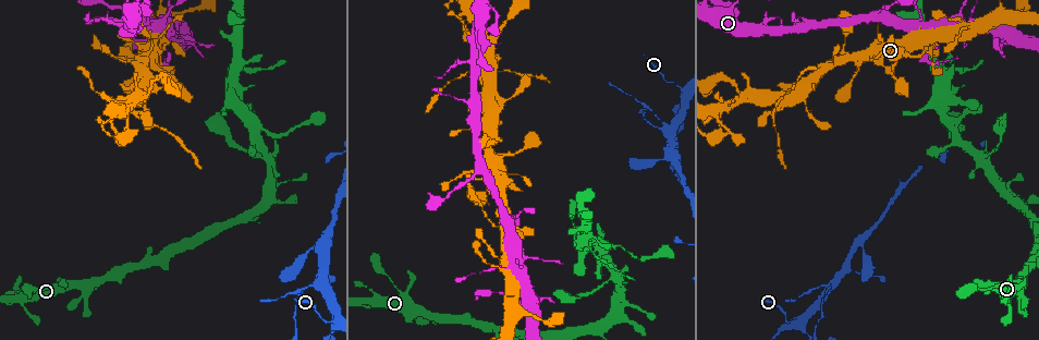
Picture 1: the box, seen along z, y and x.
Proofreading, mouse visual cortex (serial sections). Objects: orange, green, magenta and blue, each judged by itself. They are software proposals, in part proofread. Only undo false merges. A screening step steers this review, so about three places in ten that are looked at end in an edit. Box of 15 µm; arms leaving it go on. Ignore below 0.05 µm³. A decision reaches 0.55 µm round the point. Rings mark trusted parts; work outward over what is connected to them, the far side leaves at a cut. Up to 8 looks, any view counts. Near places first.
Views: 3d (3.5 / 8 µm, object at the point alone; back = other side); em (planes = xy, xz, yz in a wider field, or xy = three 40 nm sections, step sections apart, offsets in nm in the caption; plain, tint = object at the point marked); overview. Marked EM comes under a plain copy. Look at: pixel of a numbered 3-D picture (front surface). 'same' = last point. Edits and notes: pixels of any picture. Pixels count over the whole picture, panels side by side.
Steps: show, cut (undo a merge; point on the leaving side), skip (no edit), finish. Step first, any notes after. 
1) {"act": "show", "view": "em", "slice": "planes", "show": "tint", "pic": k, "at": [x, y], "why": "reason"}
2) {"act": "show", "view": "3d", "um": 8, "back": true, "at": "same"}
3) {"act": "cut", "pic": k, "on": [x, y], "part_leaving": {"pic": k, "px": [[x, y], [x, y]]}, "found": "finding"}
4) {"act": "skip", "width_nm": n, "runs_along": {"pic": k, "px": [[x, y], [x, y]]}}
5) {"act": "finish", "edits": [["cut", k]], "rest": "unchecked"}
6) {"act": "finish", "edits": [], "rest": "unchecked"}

{"act": "show", "view": "3d", "um": 8, "pic": 1, "at": [484, 74], "why": "two arms at a narrow angle"}

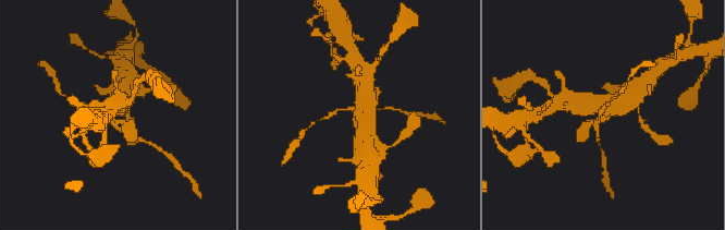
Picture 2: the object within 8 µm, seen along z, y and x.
{"act": "show", "view": "em", "slice": "xy", "step": 2, "show": "tint", "pic": 2, "at": [607, 107]}

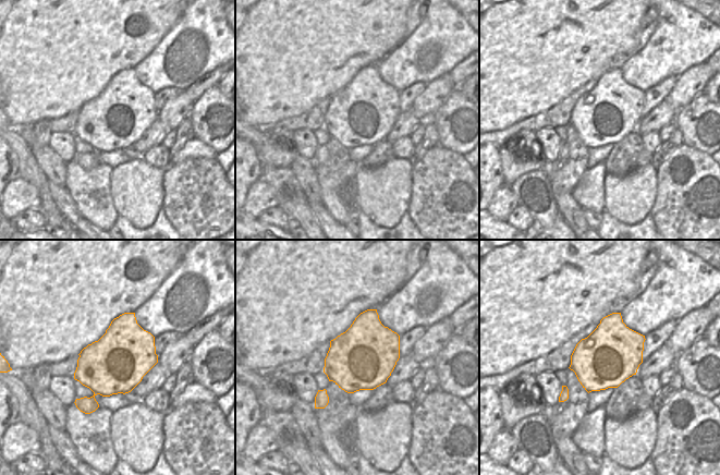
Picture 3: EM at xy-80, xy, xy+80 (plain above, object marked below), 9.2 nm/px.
{"act": "cut", "pic": 2, "on": [334, 112], "found": "two cells meet here"}

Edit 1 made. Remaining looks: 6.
{"act": "show", "view": "3d", "um": 3.5, "back": true, "pic": 1, "at": [651, 123], "why": "calibre changes"}

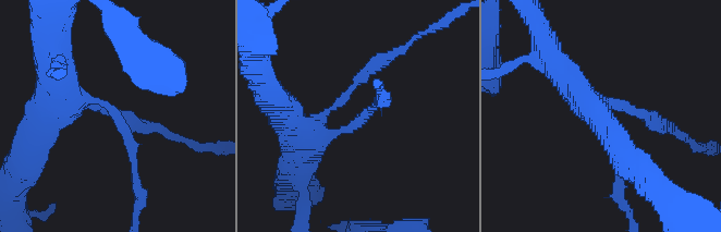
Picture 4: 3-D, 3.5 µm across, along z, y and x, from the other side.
{"act": "show", "view": "em", "slice": "xy", "step": 5, "show": "tint", "pic": 4, "at": [354, 124], "arm_widths_nm": [100, 400]}

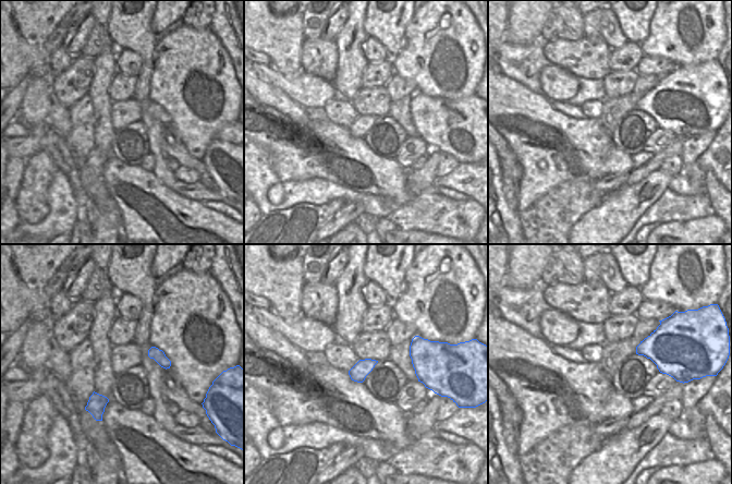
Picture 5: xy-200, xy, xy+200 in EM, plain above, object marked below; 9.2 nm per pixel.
{"act": "show", "view": "em", "slice": "xy", "step": 1, "show": "tint", "at": "same", "why": "another direction"}

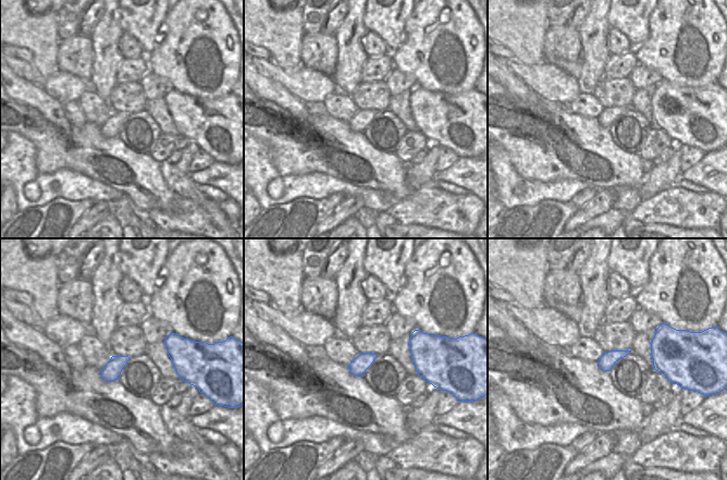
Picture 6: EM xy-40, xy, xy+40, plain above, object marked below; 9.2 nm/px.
{"act": "skip", "runs_along": {"pic": 4, "px": [[52, 108], [106, 105], [135, 172]]}, "found": "continuous, no second cell"}

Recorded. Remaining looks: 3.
{"act": "finish", "edits": [["cut", 2]], "rest": "unchecked"}

